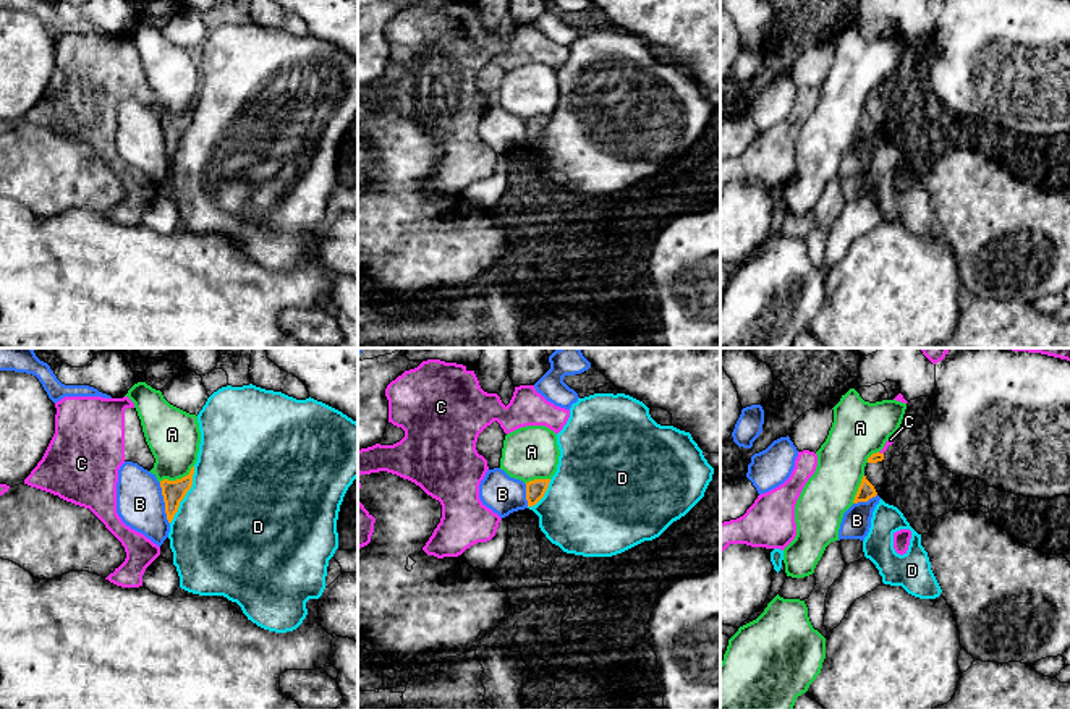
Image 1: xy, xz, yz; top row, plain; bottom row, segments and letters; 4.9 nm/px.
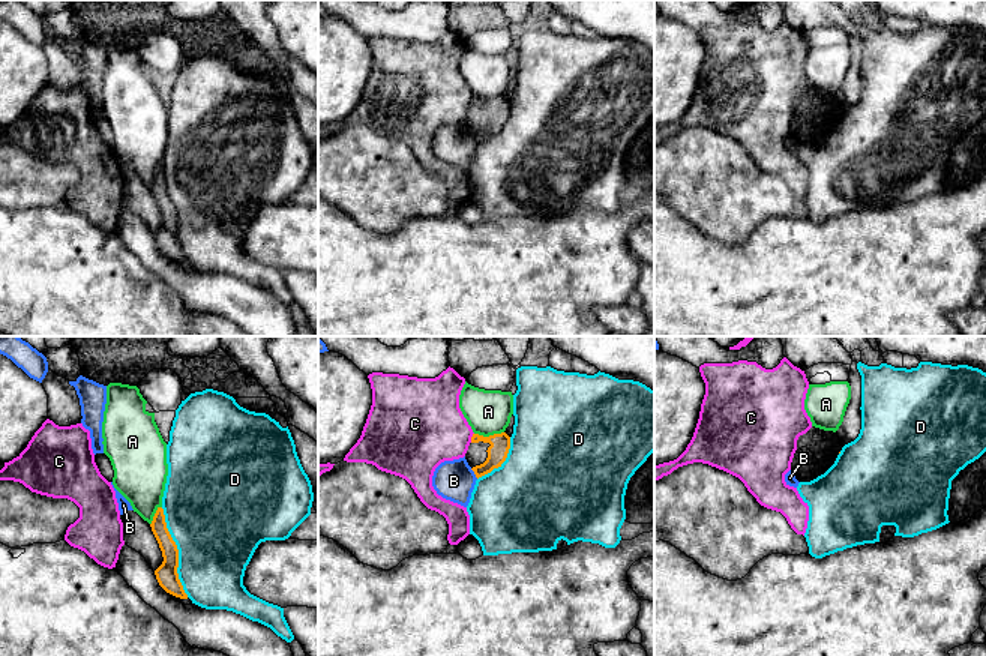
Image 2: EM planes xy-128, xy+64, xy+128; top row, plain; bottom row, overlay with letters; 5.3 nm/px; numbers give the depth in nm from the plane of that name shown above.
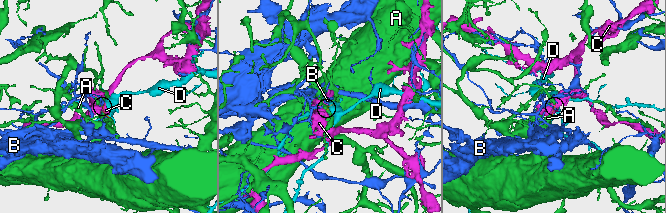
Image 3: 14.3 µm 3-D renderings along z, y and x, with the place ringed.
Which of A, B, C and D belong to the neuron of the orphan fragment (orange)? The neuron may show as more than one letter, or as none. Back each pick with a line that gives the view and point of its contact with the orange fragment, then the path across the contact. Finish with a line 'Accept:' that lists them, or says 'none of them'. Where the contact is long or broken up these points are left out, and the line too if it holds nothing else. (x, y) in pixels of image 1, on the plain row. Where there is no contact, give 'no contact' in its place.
C: yz (881, 91) | across yz (876, 94), (881, 91), (891, 76)
Accept: C

